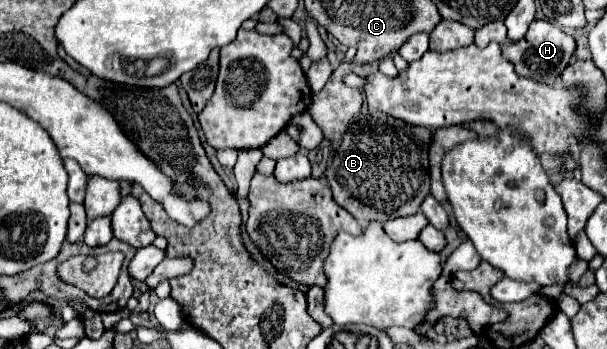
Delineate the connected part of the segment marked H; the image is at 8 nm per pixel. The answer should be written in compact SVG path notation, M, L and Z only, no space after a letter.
M533 20L529 26L529 32L525 34L523 40L517 40L509 46L503 46L503 56L513 62L515 72L519 76L537 80L537 82L545 82L549 86L555 84L555 80L559 80L561 72L567 68L567 64L571 62L573 54L575 54L575 40L573 36L565 34L559 26L547 22L547 20Z

